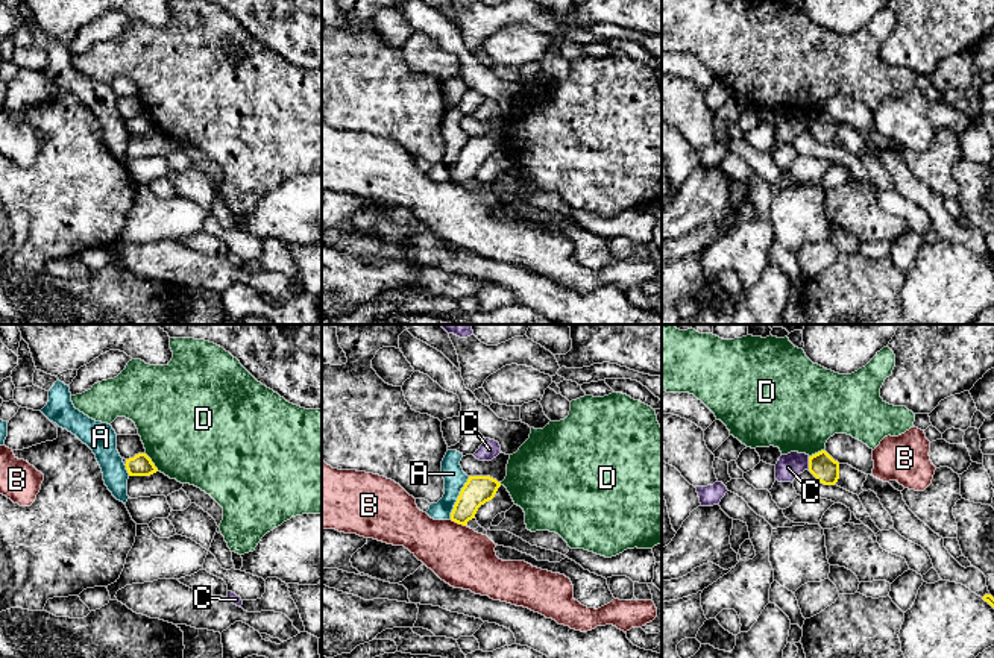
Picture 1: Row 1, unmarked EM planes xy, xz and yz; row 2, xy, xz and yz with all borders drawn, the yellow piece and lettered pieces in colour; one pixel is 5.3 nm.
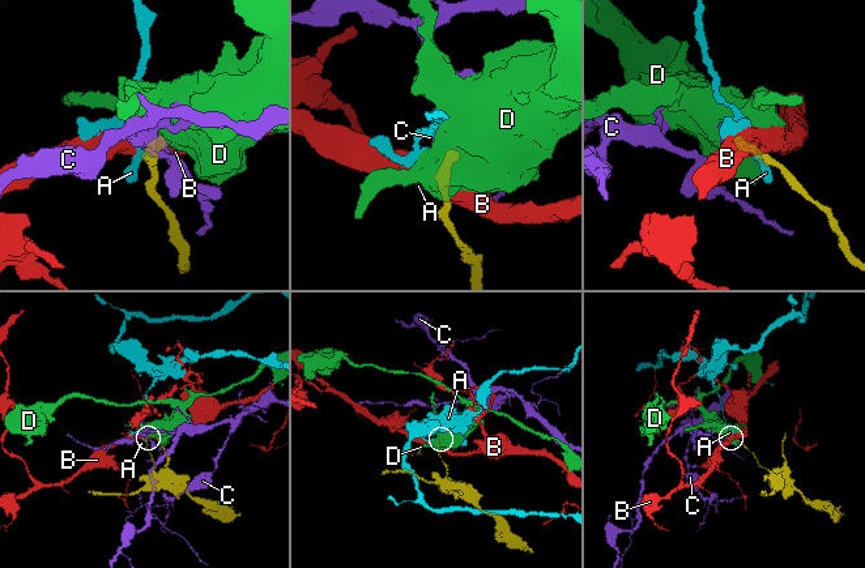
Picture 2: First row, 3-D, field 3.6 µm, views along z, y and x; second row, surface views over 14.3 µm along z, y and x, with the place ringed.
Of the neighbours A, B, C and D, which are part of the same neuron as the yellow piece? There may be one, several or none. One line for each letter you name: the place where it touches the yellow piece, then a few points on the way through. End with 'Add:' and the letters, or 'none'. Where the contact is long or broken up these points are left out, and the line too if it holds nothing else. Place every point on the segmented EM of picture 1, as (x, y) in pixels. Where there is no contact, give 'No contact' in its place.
Add: none

